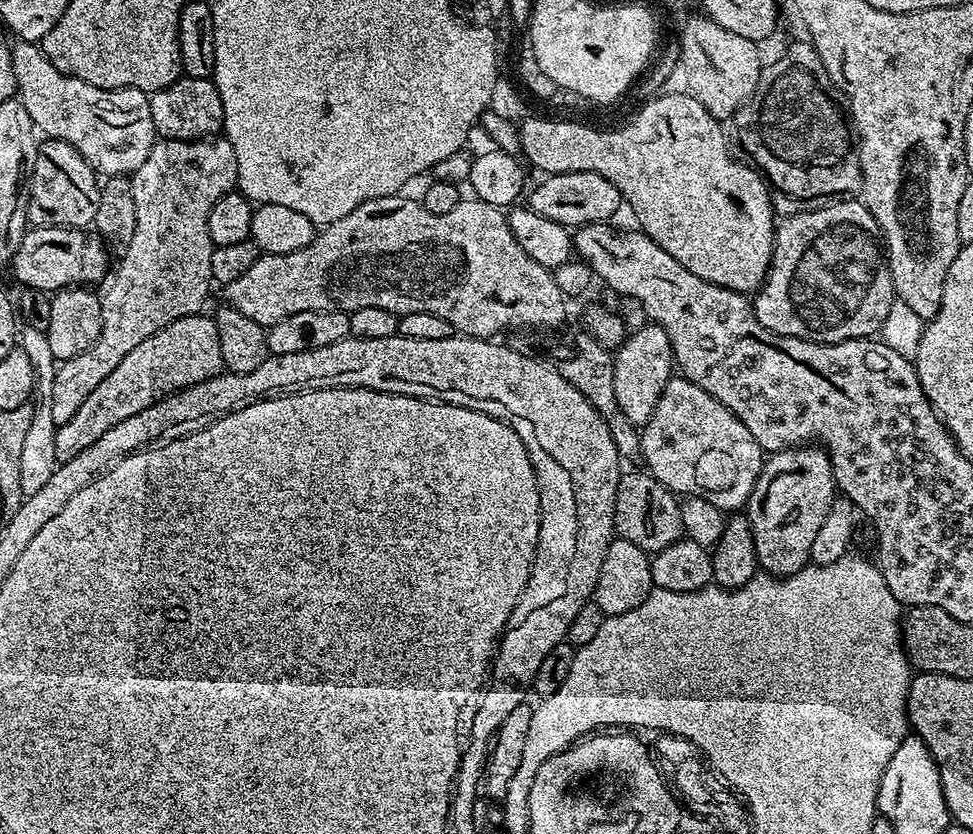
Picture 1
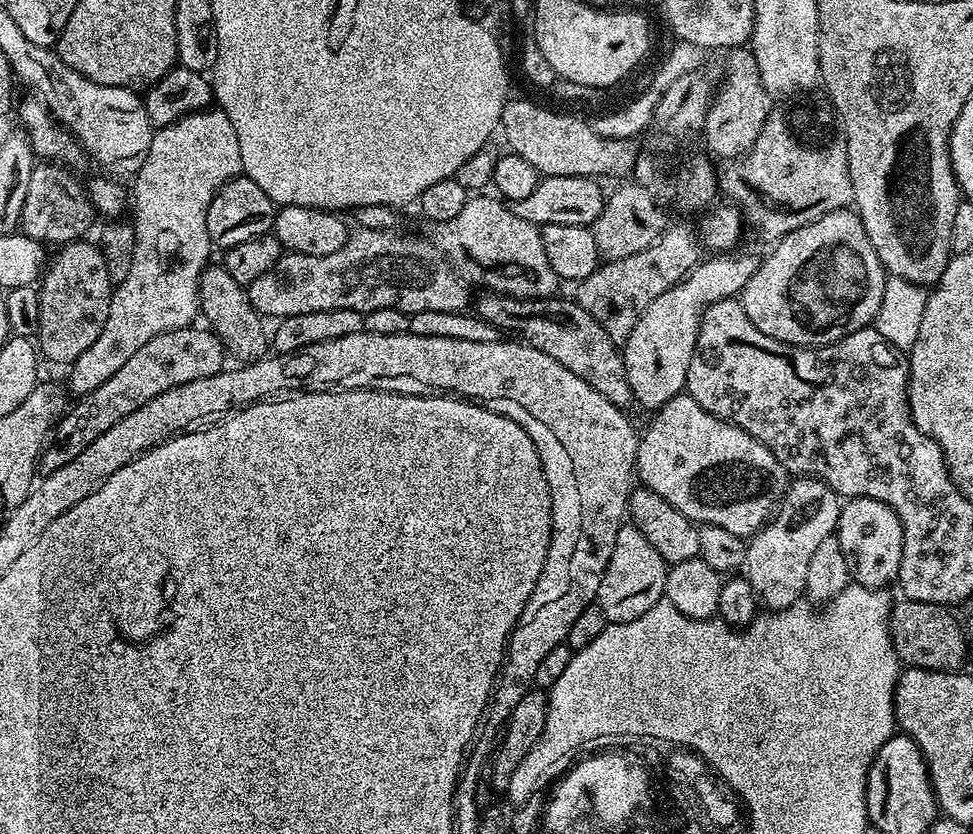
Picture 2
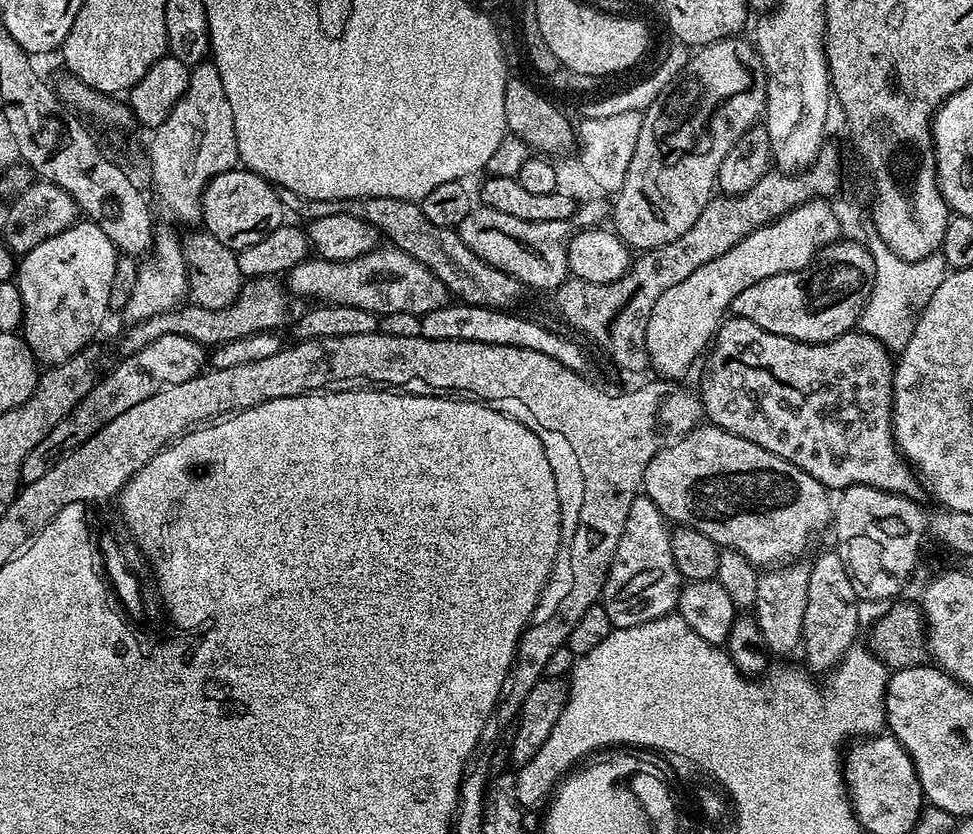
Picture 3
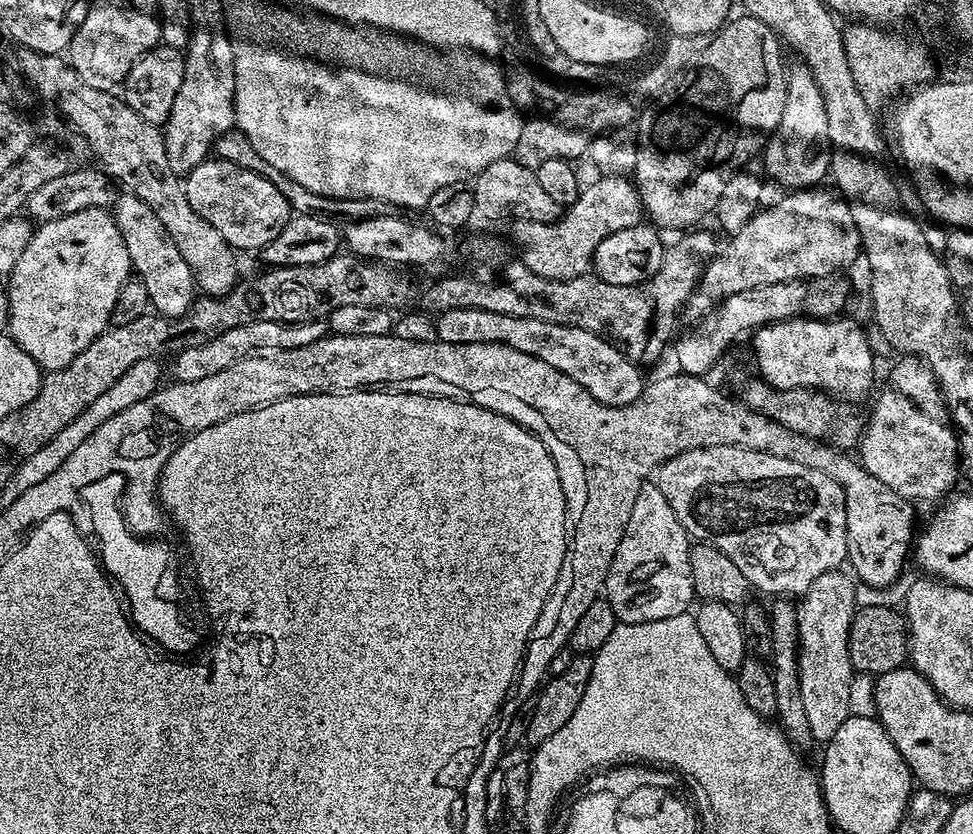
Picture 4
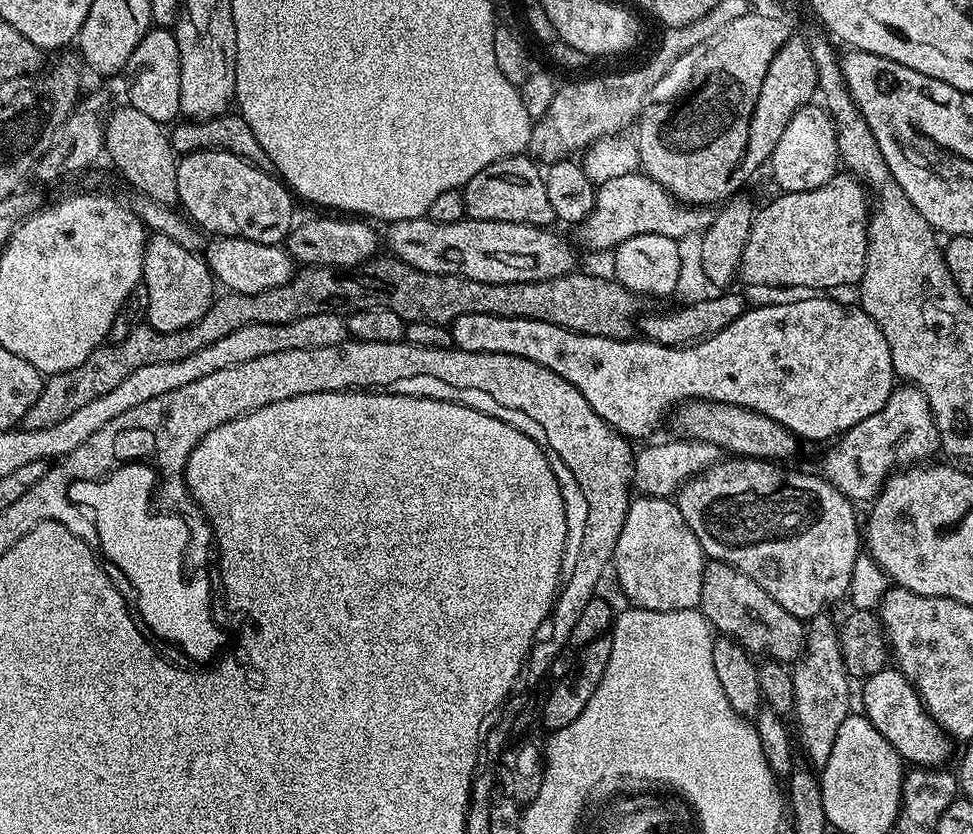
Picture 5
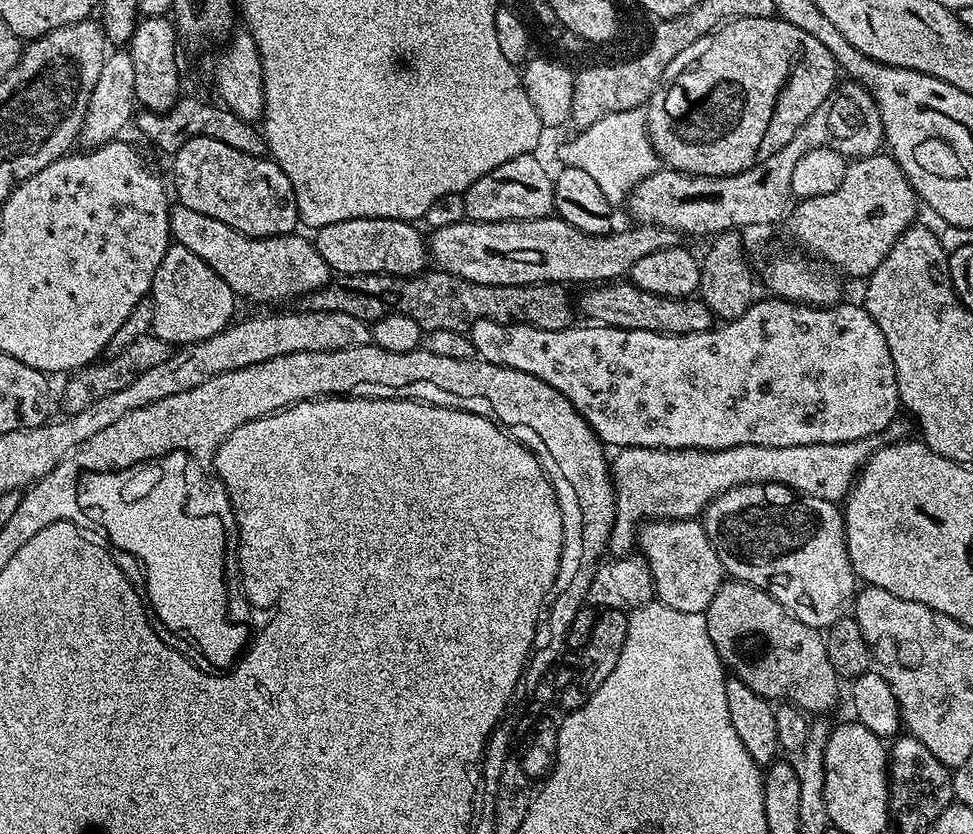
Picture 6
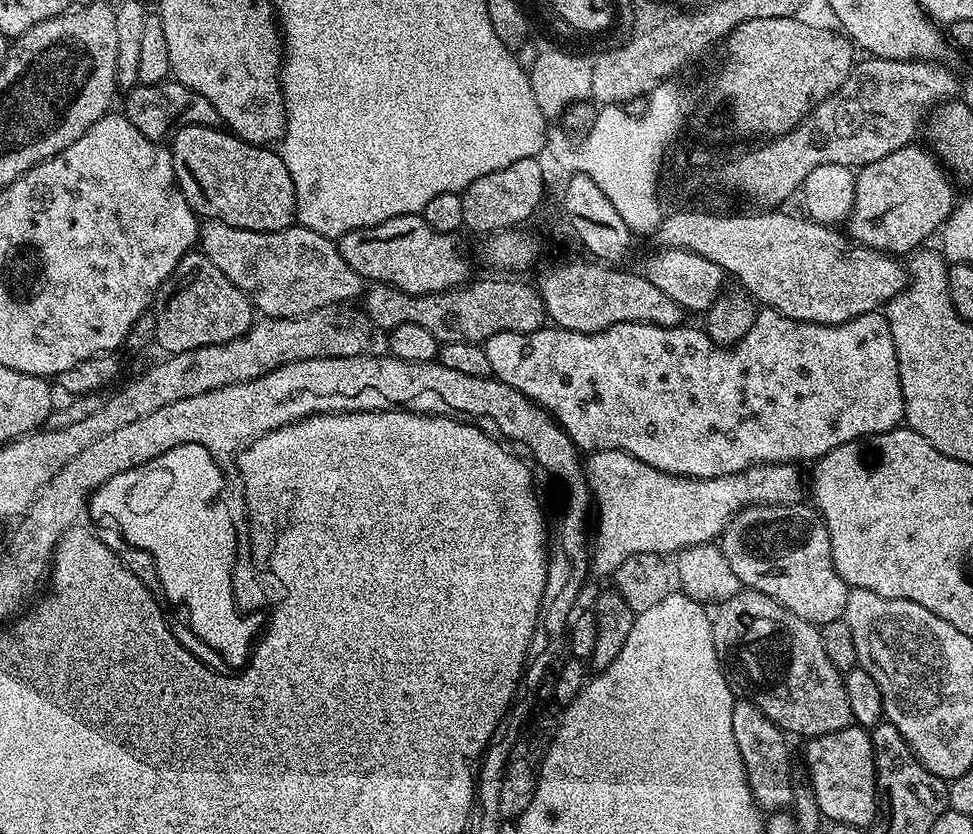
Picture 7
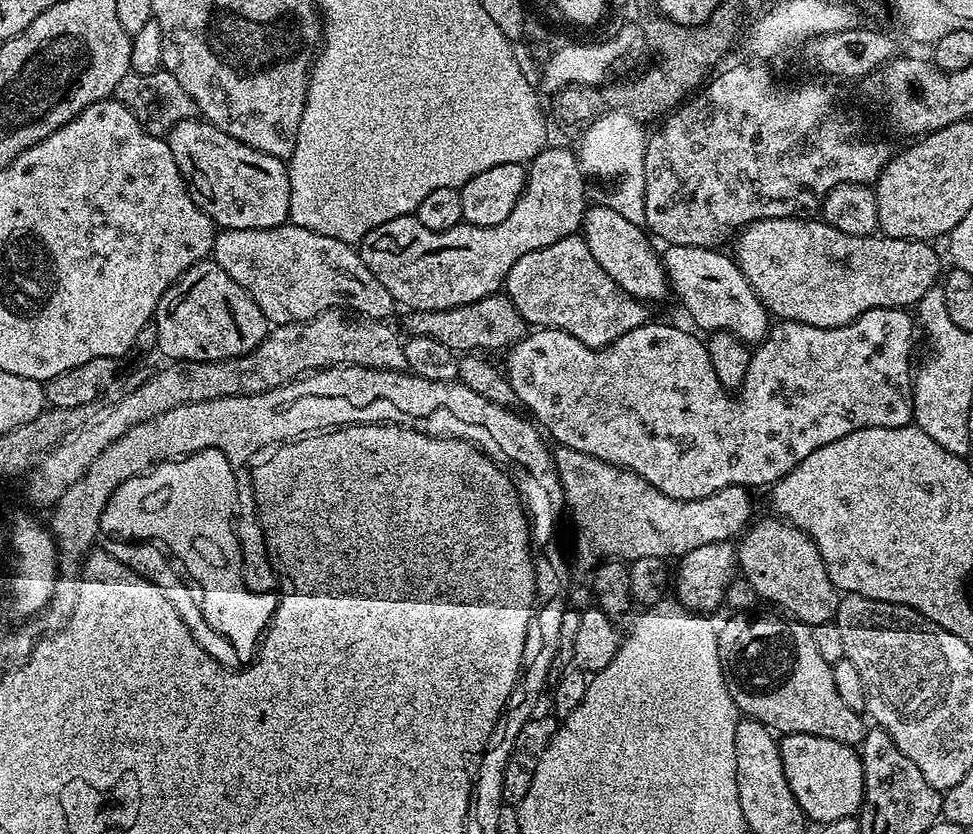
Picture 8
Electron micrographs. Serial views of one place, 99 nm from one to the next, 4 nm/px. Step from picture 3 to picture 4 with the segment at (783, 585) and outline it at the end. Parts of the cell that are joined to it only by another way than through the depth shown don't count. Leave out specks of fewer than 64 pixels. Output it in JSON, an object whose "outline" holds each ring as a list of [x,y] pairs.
{"outline":[[[780,598],[770,608],[768,618],[769,628],[773,636],[773,652],[770,657],[770,667],[774,678],[774,694],[778,694],[776,716],[784,737],[797,750],[813,747],[814,741],[810,734],[810,722],[806,719],[806,710],[802,703],[802,686],[800,685],[800,631],[796,621],[797,605],[791,599]]]}

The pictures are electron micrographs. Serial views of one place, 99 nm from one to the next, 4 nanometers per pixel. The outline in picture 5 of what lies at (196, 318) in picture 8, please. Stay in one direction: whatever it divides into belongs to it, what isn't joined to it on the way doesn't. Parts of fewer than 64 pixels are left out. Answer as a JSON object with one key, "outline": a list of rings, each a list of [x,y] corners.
{"outline":[[[152,234],[147,237],[144,246],[144,279],[142,281],[142,292],[148,295],[148,308],[146,304],[147,327],[158,330],[159,332],[173,332],[174,330],[182,330],[186,326],[198,322],[198,318],[202,318],[202,314],[206,314],[212,309],[212,301],[214,299],[214,291],[212,292],[212,288],[214,289],[214,277],[211,270],[208,269],[208,263],[204,261],[203,255],[197,254],[193,249],[178,246],[178,242],[174,242],[174,238],[166,238],[166,234]]]}

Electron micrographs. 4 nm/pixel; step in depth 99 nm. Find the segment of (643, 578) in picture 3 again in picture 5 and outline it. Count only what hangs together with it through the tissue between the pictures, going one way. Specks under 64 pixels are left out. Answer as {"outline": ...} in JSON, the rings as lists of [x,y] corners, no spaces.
{"outline":[[[640,494],[629,503],[612,564],[631,607],[655,612],[696,608],[702,598],[705,563],[702,546],[694,530],[686,526],[675,499]]]}

